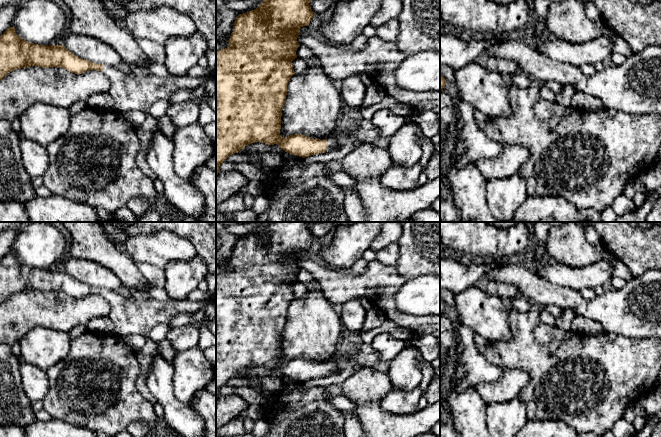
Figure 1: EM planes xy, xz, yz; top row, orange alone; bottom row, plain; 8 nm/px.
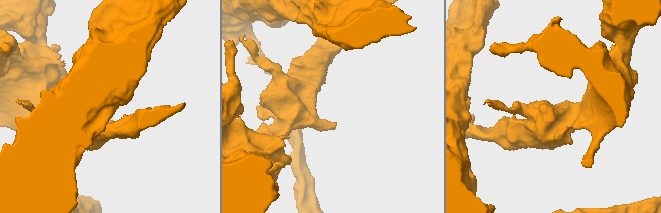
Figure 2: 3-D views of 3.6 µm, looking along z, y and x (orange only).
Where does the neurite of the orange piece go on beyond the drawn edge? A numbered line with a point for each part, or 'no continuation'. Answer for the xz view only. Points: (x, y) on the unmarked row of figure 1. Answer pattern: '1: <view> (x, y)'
1: xz (332, 367)

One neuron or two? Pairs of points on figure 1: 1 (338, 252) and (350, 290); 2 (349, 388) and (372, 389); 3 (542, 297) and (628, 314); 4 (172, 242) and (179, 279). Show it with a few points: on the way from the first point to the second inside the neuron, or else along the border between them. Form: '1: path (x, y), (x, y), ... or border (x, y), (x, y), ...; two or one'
1: border (335, 268), (348, 271); two
2: path (355, 388), (366, 388); one
3: path (563, 297), (574, 300), (585, 308), (607, 309); one
4: border (196, 255), (187, 260), (170, 261), (163, 268); two

